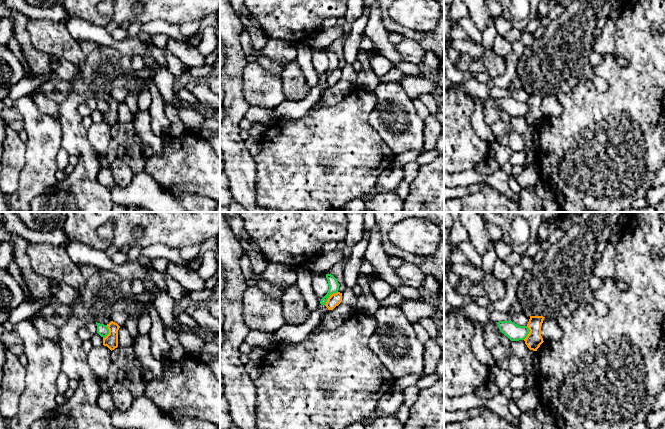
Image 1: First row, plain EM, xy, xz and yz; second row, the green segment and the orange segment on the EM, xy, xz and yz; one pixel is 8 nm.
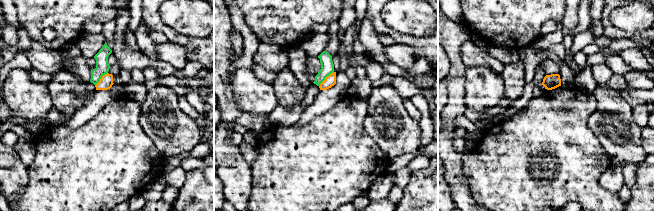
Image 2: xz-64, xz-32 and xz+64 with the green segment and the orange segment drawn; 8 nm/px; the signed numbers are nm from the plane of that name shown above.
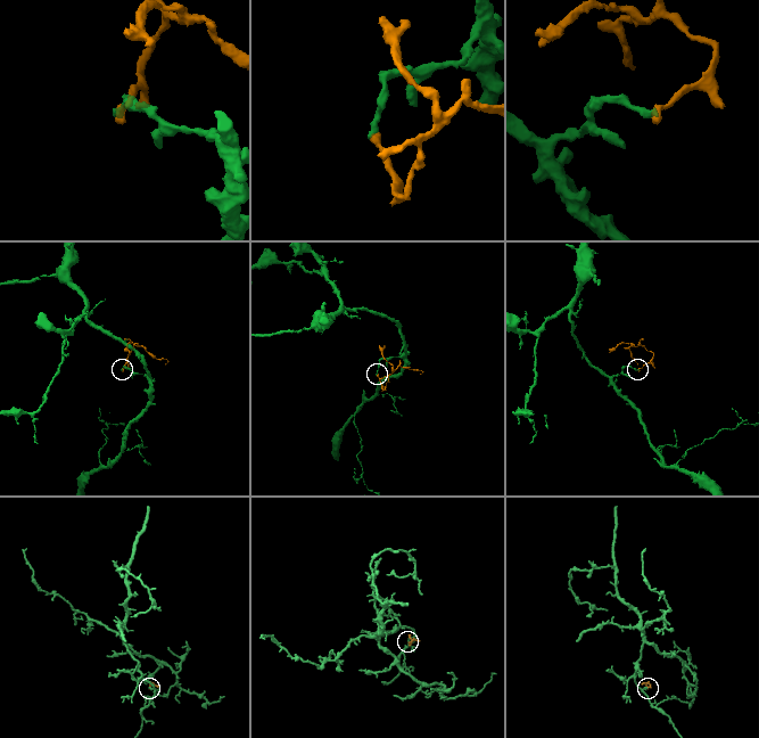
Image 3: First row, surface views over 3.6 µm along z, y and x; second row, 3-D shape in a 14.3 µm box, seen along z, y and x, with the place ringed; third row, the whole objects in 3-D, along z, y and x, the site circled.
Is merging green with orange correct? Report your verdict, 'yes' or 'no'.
no

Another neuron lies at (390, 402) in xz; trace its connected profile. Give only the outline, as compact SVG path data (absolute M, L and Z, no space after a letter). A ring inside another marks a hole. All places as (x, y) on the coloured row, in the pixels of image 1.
M394 386L378 401L377 414L380 417L394 416L402 405L403 390Z

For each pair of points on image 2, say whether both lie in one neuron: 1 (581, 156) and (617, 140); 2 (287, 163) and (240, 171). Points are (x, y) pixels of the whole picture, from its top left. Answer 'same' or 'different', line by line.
1: different
2: different

